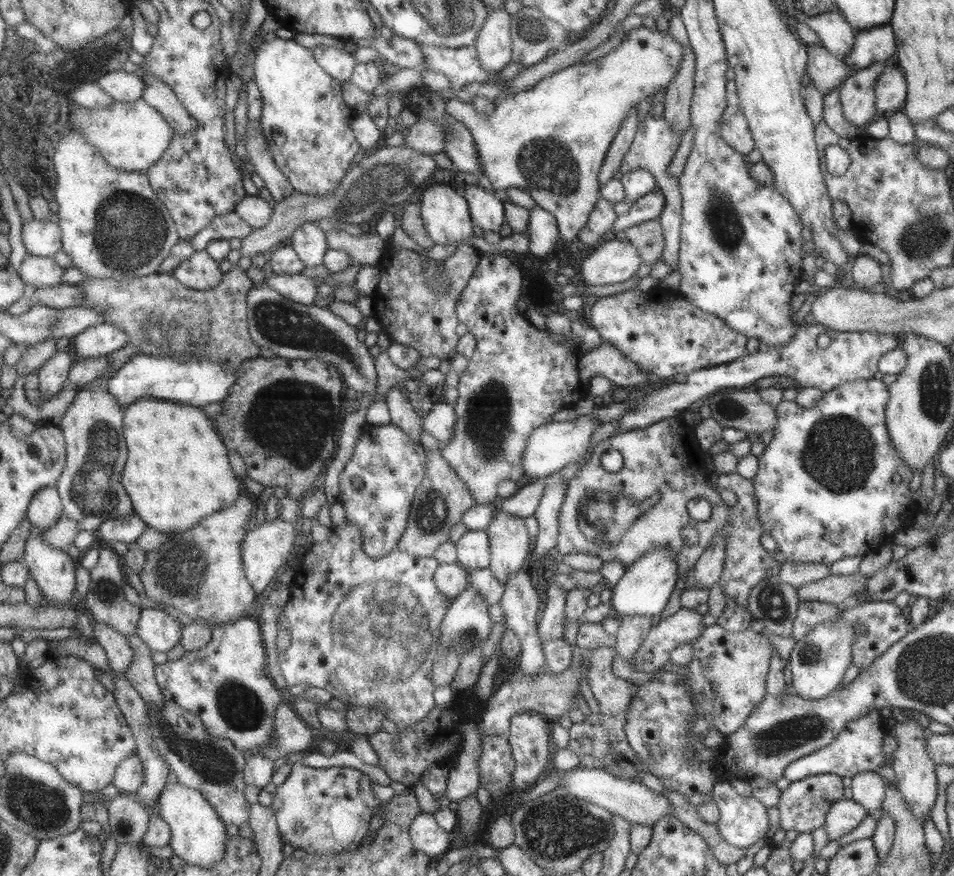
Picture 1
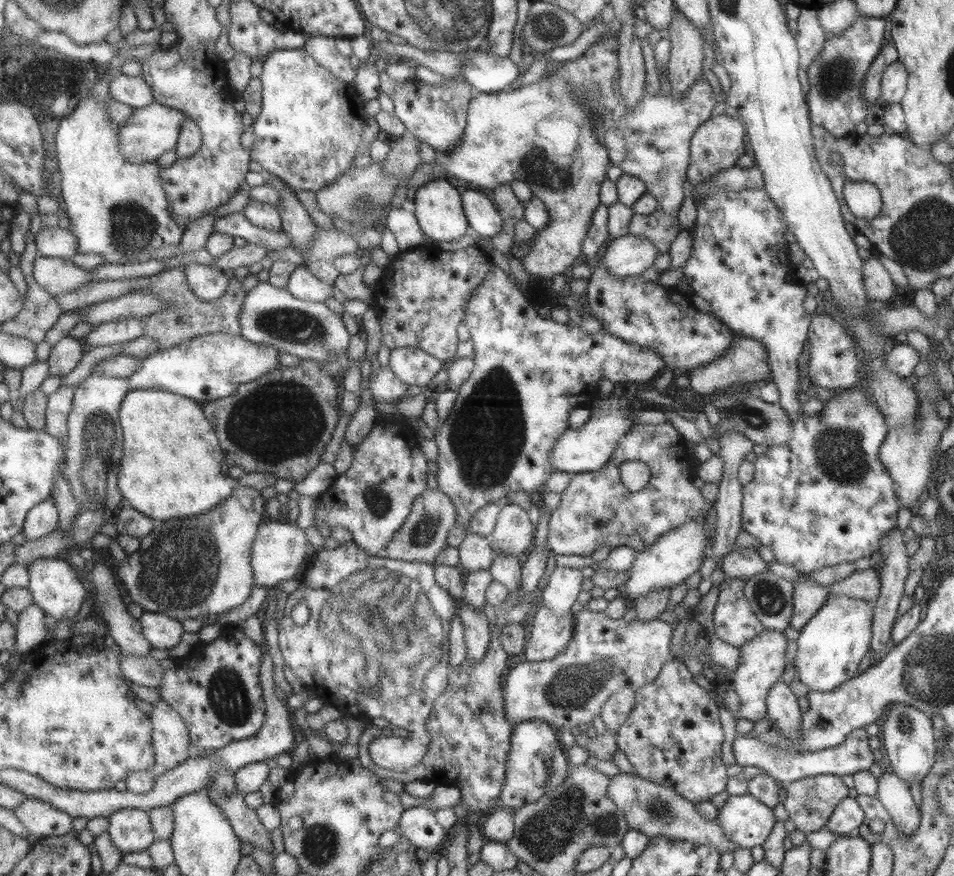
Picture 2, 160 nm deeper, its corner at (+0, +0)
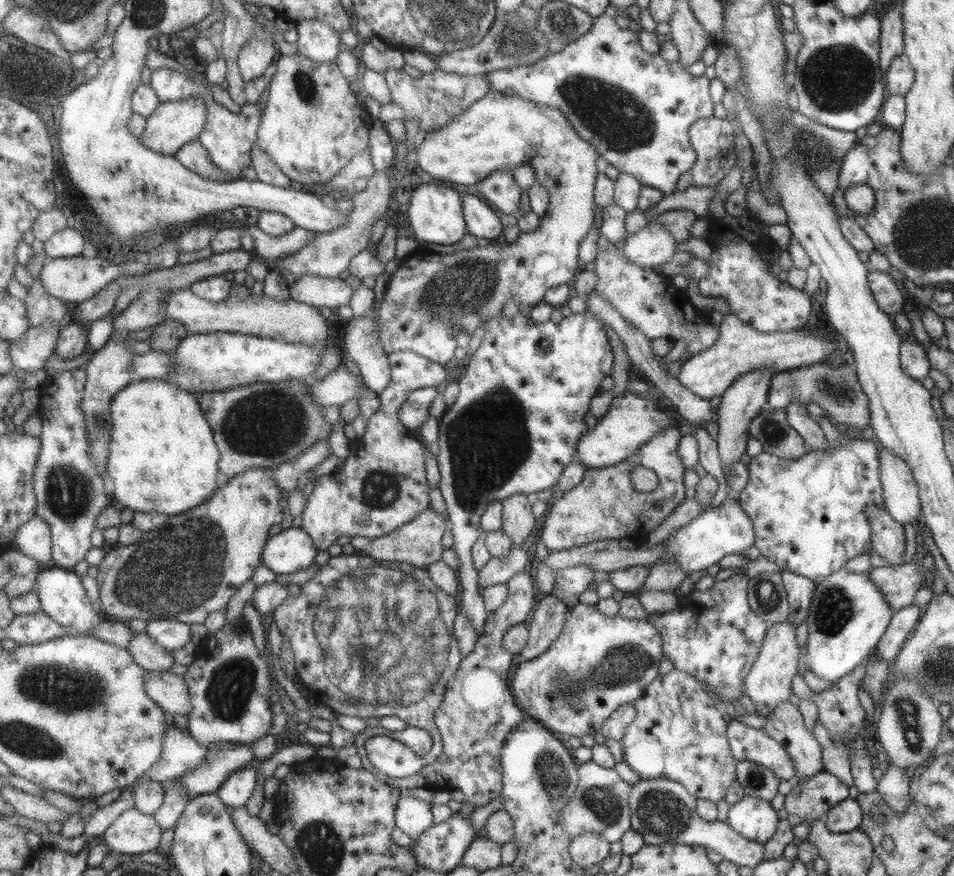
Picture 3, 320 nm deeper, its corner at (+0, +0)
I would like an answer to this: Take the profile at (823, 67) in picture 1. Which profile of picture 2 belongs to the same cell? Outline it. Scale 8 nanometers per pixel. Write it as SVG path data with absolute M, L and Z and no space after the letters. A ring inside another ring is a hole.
M801 9L797 19L795 45L799 54L798 65L803 69L819 56L819 50L825 44L825 34L818 23L816 10Z

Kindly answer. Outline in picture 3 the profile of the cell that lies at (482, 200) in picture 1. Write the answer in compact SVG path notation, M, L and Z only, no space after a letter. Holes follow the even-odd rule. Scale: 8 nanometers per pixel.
M461 196L462 213L466 232L474 241L499 241L501 238L501 223L491 206L479 200L477 196Z

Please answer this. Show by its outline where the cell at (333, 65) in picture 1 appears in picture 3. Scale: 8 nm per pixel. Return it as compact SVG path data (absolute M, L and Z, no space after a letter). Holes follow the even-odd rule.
M303 19L295 22L298 32L297 53L314 62L335 62L340 33L322 20Z

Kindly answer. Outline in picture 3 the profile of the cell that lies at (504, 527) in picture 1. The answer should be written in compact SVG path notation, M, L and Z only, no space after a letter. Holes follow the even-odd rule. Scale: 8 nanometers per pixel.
M519 493L504 498L500 503L502 504L501 532L513 545L523 546L535 526L535 518L531 513L532 497Z

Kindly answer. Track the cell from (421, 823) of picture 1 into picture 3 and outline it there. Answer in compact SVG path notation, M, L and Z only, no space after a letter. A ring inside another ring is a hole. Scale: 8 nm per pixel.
M400 794L394 810L394 823L403 834L414 839L434 822L428 802Z

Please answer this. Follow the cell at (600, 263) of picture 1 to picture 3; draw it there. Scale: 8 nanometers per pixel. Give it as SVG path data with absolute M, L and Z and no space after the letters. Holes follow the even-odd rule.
M647 223L624 239L622 255L631 264L645 268L659 267L673 258L677 242L659 223Z

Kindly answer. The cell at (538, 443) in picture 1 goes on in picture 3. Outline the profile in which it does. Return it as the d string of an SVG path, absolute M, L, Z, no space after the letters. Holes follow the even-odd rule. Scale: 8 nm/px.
M619 392L613 398L607 413L597 419L594 428L583 433L575 445L575 462L583 464L587 469L603 469L619 465L627 457L637 453L641 445L659 435L663 429L674 425L667 412L659 412L653 397Z

